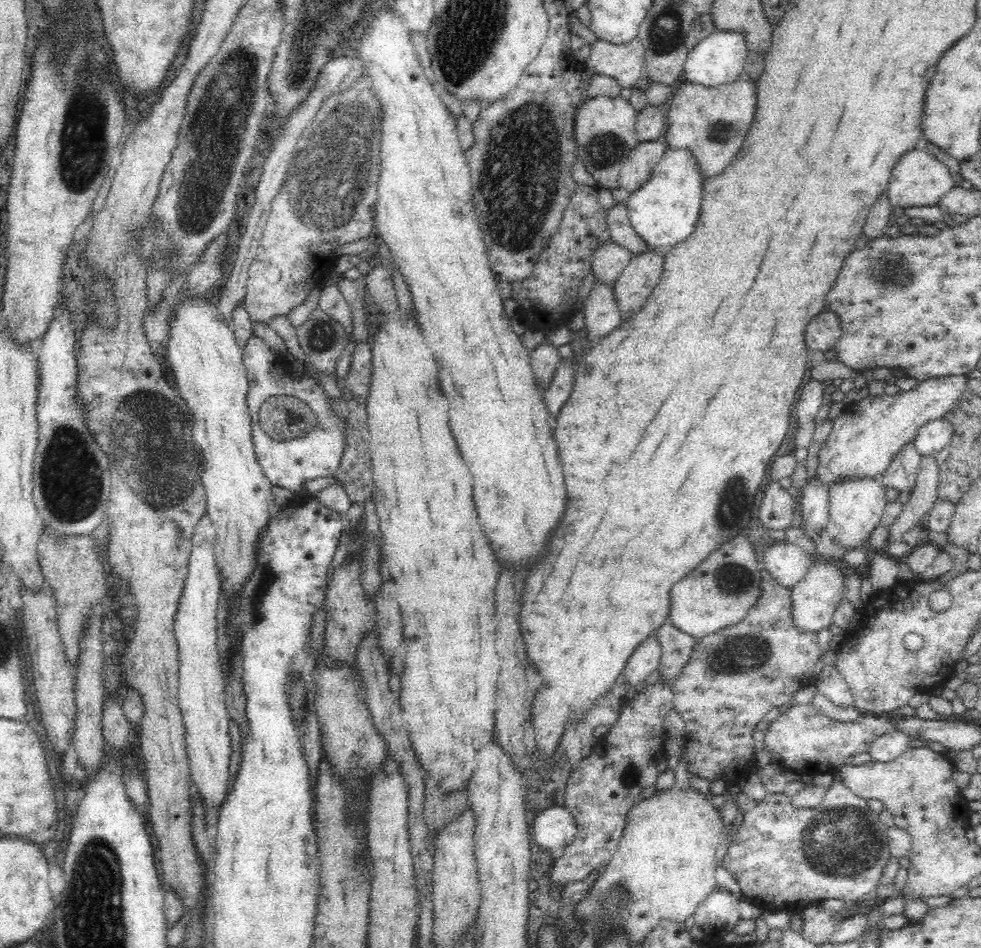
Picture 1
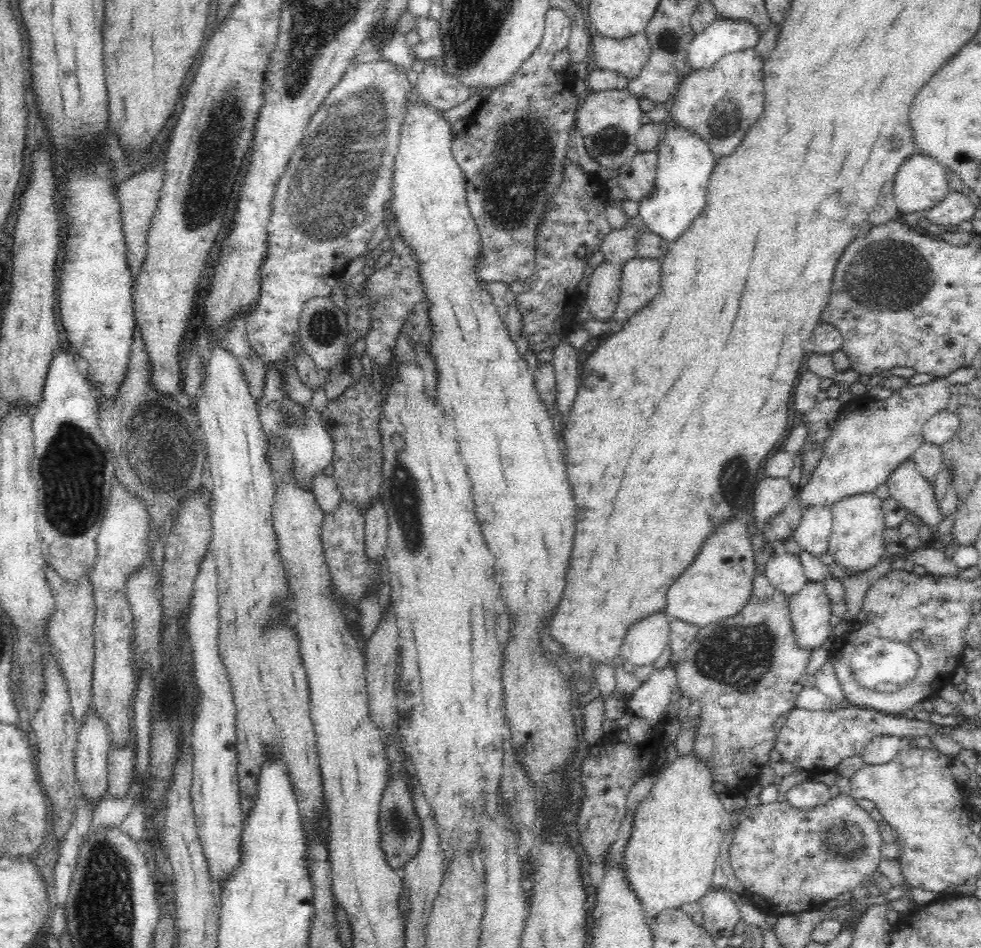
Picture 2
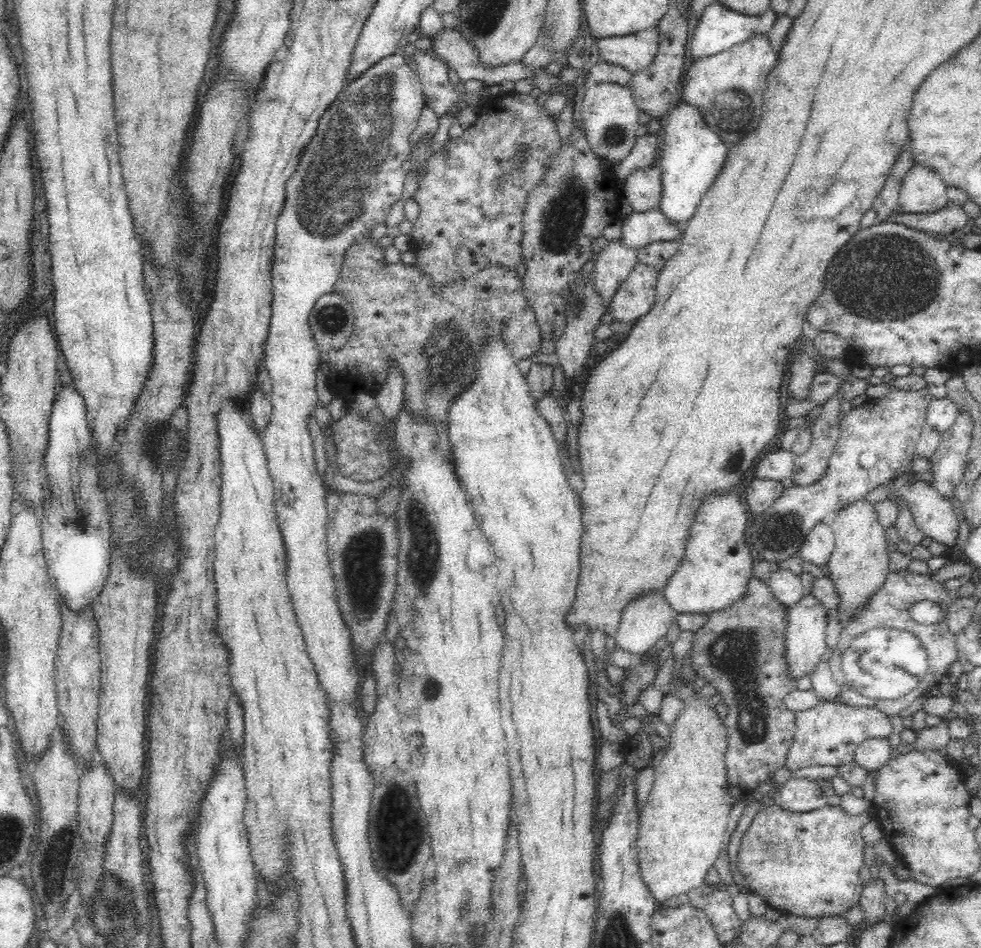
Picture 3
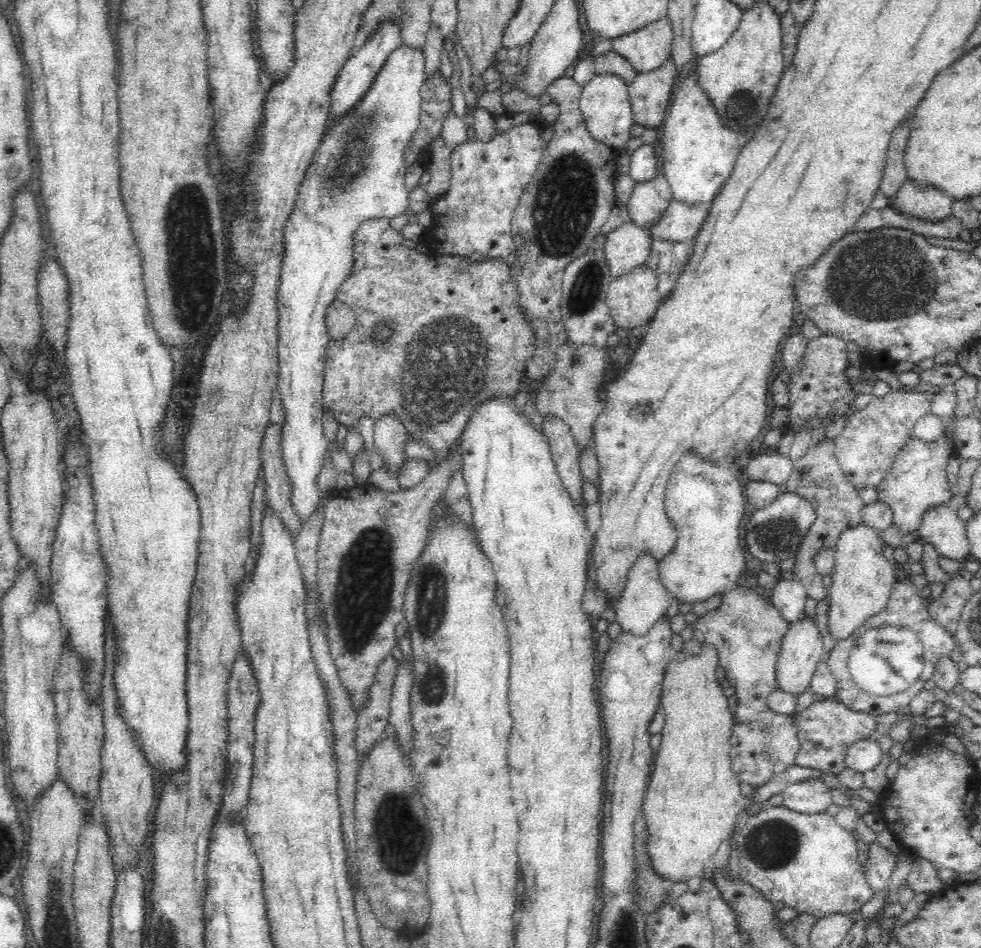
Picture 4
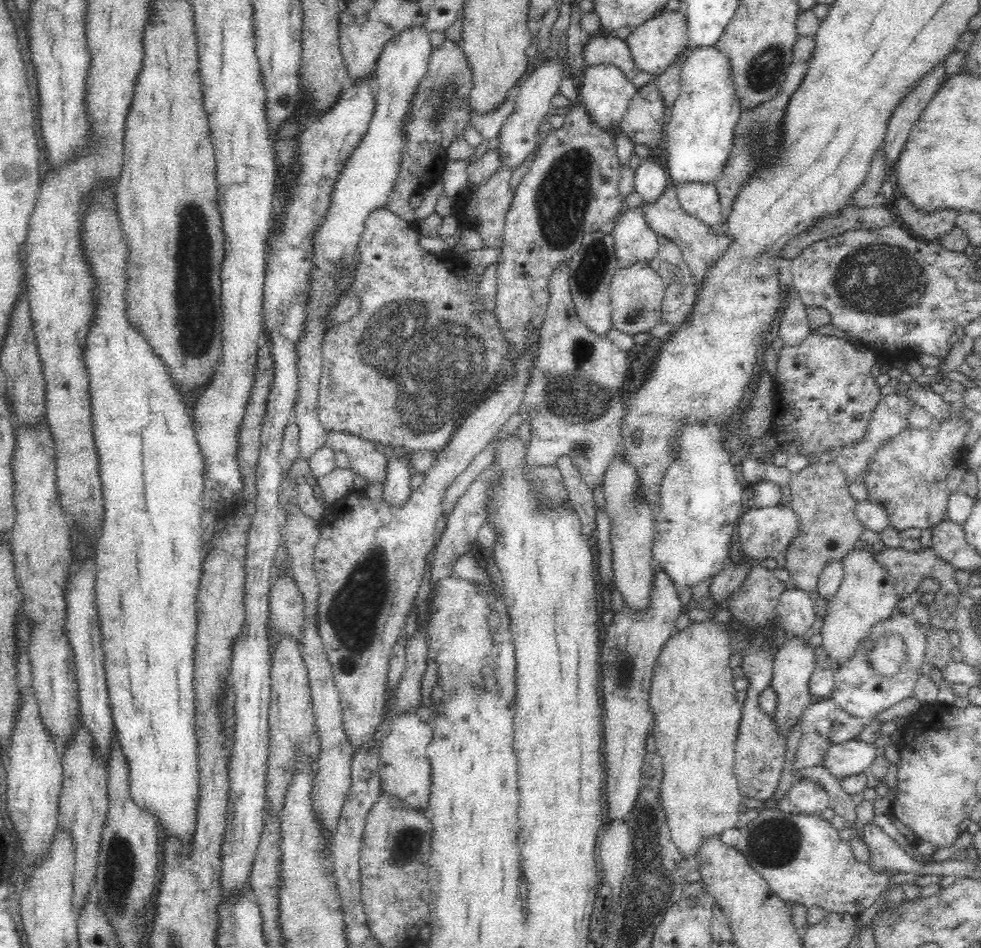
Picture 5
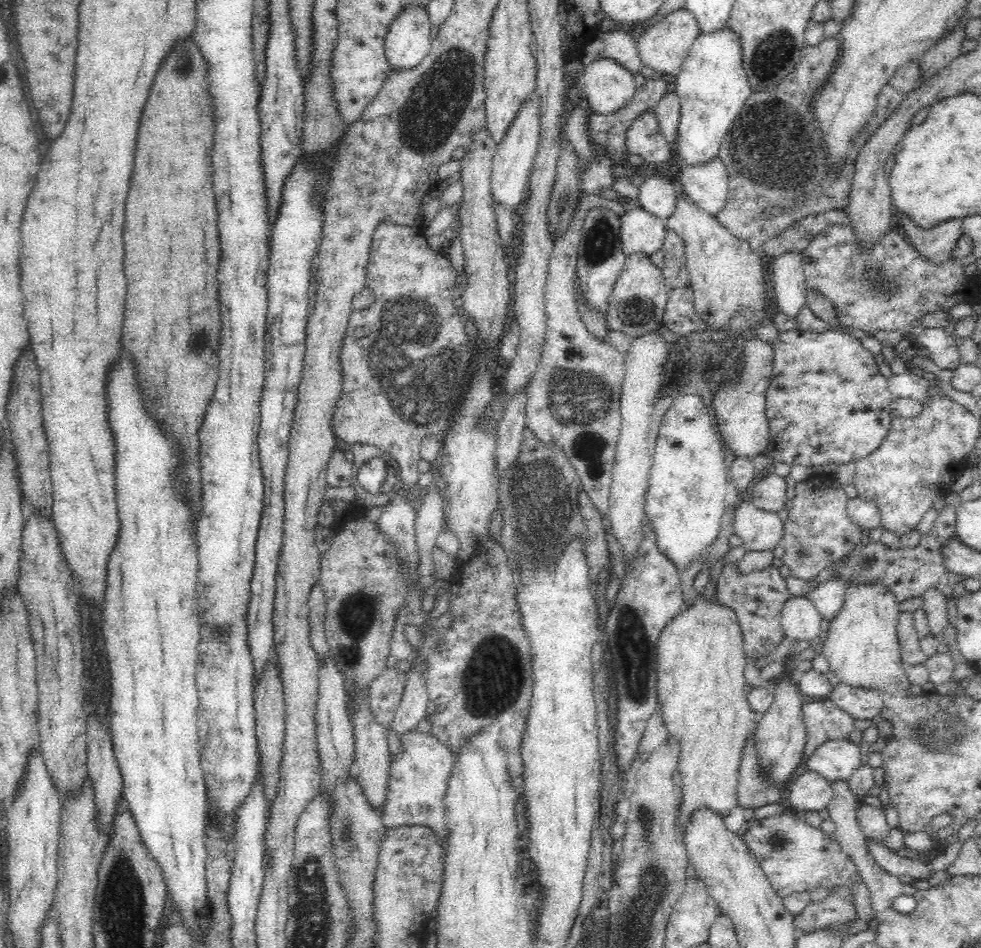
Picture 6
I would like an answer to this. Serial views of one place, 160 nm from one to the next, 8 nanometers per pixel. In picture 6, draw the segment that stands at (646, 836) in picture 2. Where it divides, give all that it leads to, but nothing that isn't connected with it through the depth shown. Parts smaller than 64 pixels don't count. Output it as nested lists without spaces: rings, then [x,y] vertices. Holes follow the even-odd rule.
[[[698,595],[692,607],[685,607],[678,613],[677,617],[674,617],[668,625],[662,629],[657,642],[657,703],[658,703],[658,715],[662,717],[662,724],[666,727],[666,741],[668,743],[674,739],[678,741],[678,762],[676,764],[676,771],[681,775],[680,785],[677,787],[678,805],[676,808],[676,818],[678,820],[678,828],[676,828],[677,838],[679,842],[683,843],[685,838],[685,830],[687,824],[690,822],[693,814],[698,809],[712,809],[715,813],[718,813],[720,817],[726,818],[733,808],[739,806],[737,799],[737,784],[738,784],[738,768],[740,766],[740,752],[742,752],[742,746],[748,738],[748,734],[756,728],[756,721],[759,717],[752,709],[750,709],[747,702],[746,690],[744,686],[747,685],[744,679],[744,668],[746,668],[747,654],[743,647],[744,641],[742,640],[742,631],[740,631],[740,625],[736,618],[736,613],[730,609],[730,607],[722,606],[714,602],[704,601],[702,595]]]

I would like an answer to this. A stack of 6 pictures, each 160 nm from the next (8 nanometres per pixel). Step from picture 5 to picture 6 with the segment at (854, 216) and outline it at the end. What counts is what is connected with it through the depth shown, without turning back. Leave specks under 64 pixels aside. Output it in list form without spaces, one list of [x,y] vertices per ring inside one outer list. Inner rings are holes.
[[[846,209],[826,210],[790,224],[777,237],[765,242],[764,256],[770,262],[787,252],[802,253],[824,228],[830,226],[850,226]]]

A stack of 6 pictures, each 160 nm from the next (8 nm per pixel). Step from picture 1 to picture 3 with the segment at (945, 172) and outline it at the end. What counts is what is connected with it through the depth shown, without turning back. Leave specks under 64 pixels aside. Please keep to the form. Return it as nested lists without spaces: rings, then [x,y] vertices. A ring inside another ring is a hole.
[[[914,162],[914,166],[902,179],[897,200],[898,211],[902,213],[934,212],[946,206],[949,201],[947,184],[929,166]]]

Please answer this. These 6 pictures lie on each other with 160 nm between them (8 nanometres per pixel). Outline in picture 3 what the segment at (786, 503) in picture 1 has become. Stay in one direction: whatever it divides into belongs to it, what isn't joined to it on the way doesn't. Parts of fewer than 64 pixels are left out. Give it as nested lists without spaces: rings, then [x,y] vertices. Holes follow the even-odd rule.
[[[753,478],[752,484],[746,487],[744,495],[747,498],[747,507],[755,515],[760,515],[768,510],[786,488],[780,481]]]

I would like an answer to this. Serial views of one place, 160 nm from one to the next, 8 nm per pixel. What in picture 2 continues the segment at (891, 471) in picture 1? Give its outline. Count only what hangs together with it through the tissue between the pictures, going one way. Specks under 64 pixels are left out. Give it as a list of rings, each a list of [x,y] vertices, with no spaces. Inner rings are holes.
[[[912,458],[902,462],[890,474],[885,484],[889,489],[889,497],[904,506],[906,511],[918,516],[924,524],[932,527],[942,521],[942,514],[935,500],[933,484],[919,474]]]

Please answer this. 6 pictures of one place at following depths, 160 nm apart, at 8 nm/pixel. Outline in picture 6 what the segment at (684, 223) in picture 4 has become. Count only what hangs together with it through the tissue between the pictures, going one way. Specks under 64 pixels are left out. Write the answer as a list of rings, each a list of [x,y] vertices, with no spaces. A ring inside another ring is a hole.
[[[720,157],[705,165],[684,165],[679,171],[684,197],[698,208],[716,217],[724,208],[728,181],[726,165]]]

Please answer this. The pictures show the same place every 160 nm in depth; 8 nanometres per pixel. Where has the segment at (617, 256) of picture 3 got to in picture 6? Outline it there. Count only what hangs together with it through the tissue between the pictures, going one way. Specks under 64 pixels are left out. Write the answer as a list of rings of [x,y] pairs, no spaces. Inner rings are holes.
[[[642,207],[621,216],[620,240],[626,258],[633,254],[650,256],[661,249],[665,232],[663,221]]]

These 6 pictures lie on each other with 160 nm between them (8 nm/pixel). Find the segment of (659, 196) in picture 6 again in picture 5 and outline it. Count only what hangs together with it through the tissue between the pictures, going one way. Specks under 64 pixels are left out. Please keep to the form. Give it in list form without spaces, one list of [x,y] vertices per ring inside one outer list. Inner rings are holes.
[[[650,155],[641,158],[641,162],[634,170],[634,188],[643,198],[643,202],[654,202],[666,188],[667,171],[654,161]]]

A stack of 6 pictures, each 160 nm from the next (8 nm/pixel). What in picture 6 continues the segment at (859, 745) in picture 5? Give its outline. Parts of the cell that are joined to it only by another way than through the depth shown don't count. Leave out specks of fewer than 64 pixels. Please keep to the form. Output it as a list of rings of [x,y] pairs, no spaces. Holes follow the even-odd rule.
[[[849,738],[829,740],[817,748],[805,763],[805,769],[810,769],[832,782],[847,781],[857,768],[864,763],[858,744]]]

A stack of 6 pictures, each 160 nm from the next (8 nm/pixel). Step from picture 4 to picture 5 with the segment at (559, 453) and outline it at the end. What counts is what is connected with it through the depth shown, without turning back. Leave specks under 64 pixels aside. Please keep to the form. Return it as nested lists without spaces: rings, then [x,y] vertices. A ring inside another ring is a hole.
[[[560,456],[554,465],[562,477],[563,486],[569,497],[569,504],[579,516],[582,534],[588,539],[596,530],[596,502],[593,490],[586,485],[580,471],[570,456]]]

